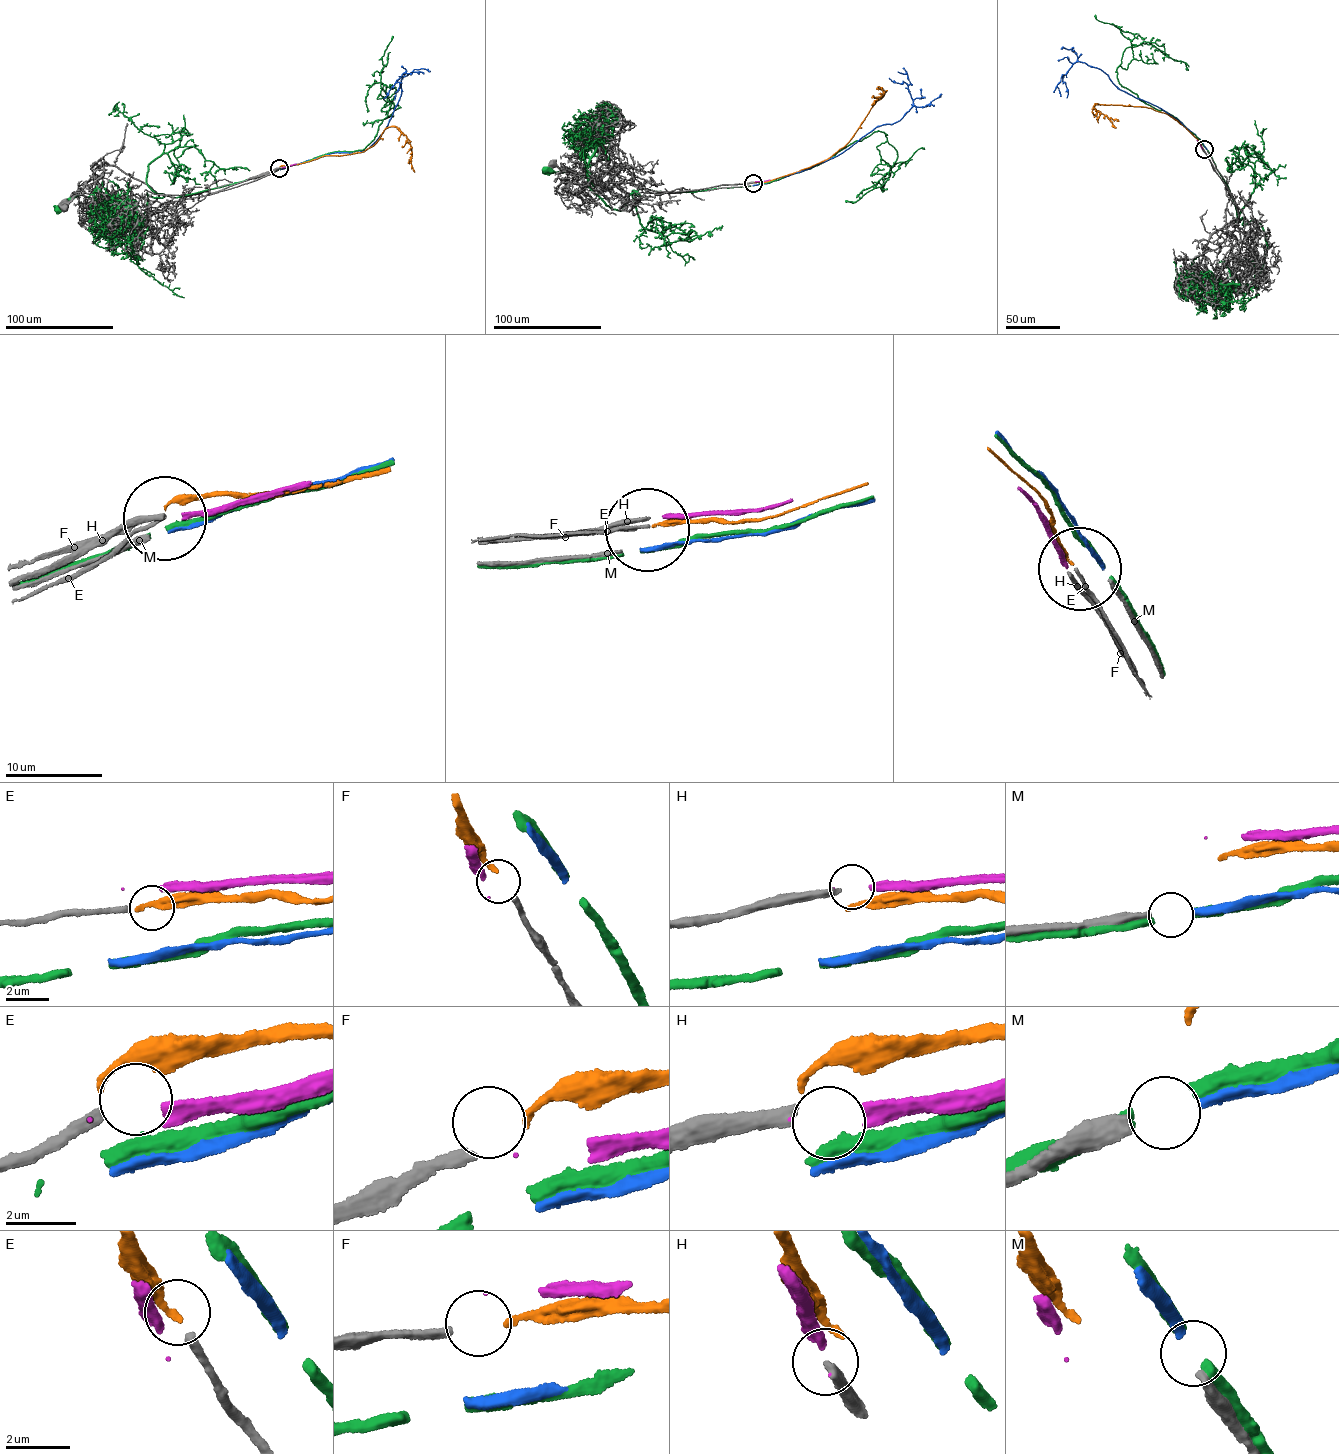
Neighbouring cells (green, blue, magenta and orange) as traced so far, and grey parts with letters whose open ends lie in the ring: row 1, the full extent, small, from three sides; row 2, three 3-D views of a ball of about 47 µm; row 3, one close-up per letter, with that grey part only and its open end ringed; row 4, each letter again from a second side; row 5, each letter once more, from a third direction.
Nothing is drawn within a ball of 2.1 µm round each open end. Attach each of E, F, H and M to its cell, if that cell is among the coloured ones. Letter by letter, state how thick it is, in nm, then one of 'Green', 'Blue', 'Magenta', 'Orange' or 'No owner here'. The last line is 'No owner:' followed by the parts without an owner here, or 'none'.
E: Thickness 300 nm. No owner here
F: Thickness 320 nm. Orange
H: Thickness 360 nm. Magenta
M: Thickness 440 nm. Blue
No owner: E

